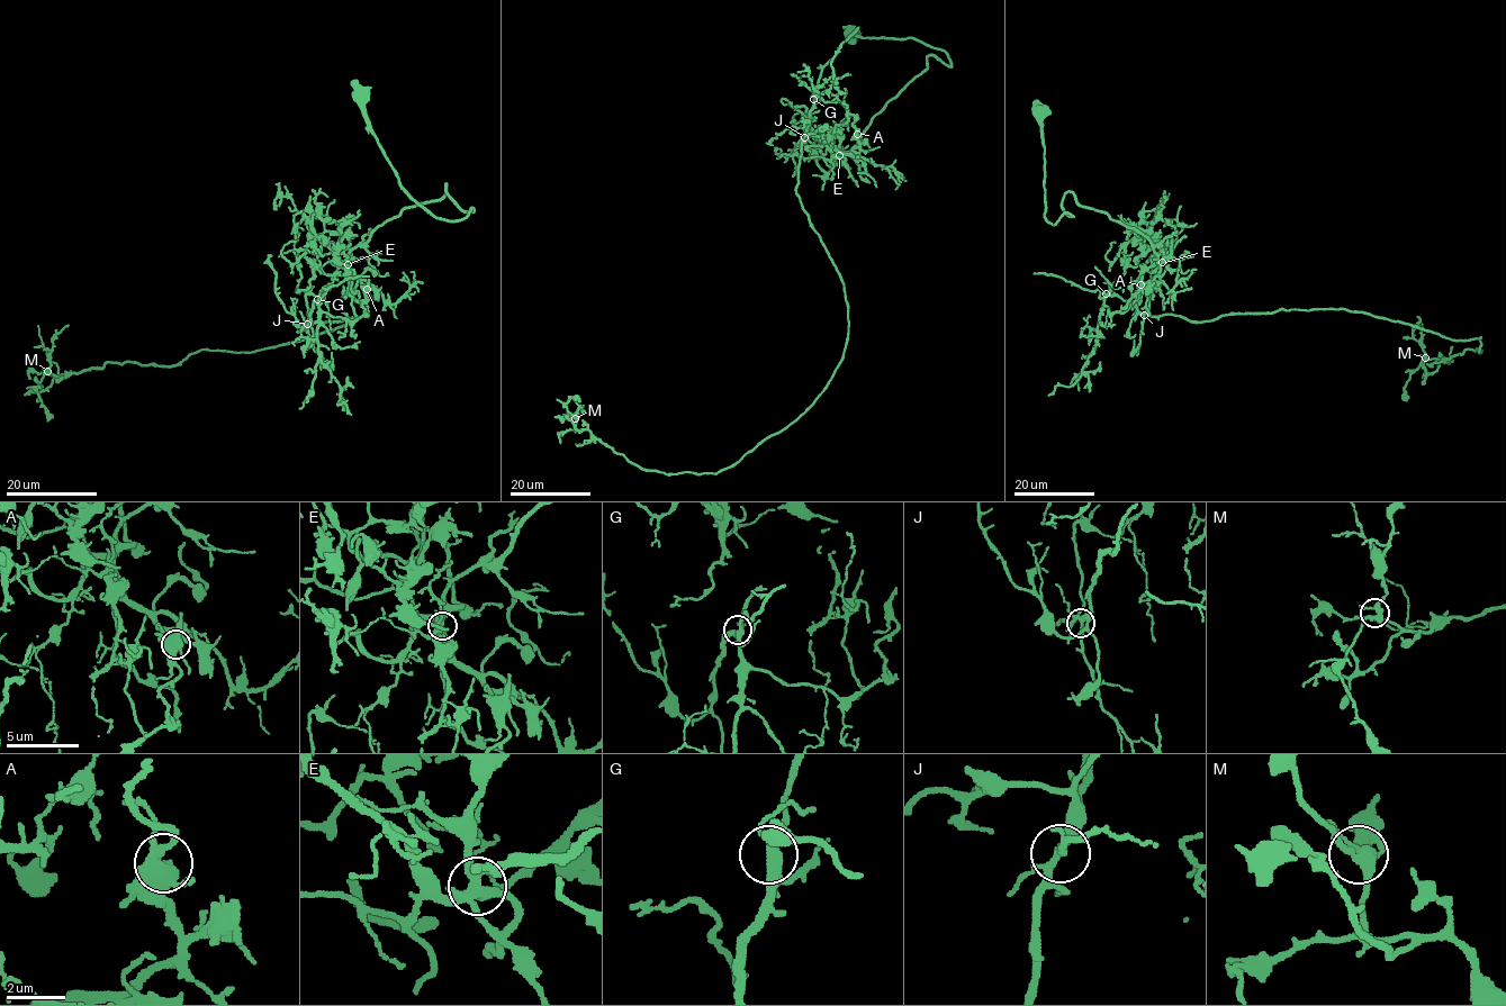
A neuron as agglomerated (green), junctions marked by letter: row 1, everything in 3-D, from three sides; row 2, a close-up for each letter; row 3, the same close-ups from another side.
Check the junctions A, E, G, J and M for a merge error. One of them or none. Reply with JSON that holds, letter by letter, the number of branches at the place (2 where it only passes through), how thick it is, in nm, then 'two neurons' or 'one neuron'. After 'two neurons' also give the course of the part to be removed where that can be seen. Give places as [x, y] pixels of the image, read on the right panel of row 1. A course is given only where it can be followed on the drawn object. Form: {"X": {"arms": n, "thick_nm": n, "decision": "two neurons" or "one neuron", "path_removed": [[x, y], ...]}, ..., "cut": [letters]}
{"A": {"arms": 4, "thick_nm": 480, "decision": "two neurons", "path_removed": [[1139, 284], [1108, 310], [1108, 295], [1193, 322], [1341, 309], [1480, 338], [1479, 352], [1424, 359], [1407, 400]]}, "E": {"arms": 6, "thick_nm": 360, "decision": "one neuron"}, "G": {"arms": 6, "thick_nm": 320, "decision": "one neuron"}, "J": {"arms": 4, "thick_nm": 280, "decision": "one neuron"}, "M": {"arms": 4, "thick_nm": 340, "decision": "one neuron"}, "cut": ["A"]}

